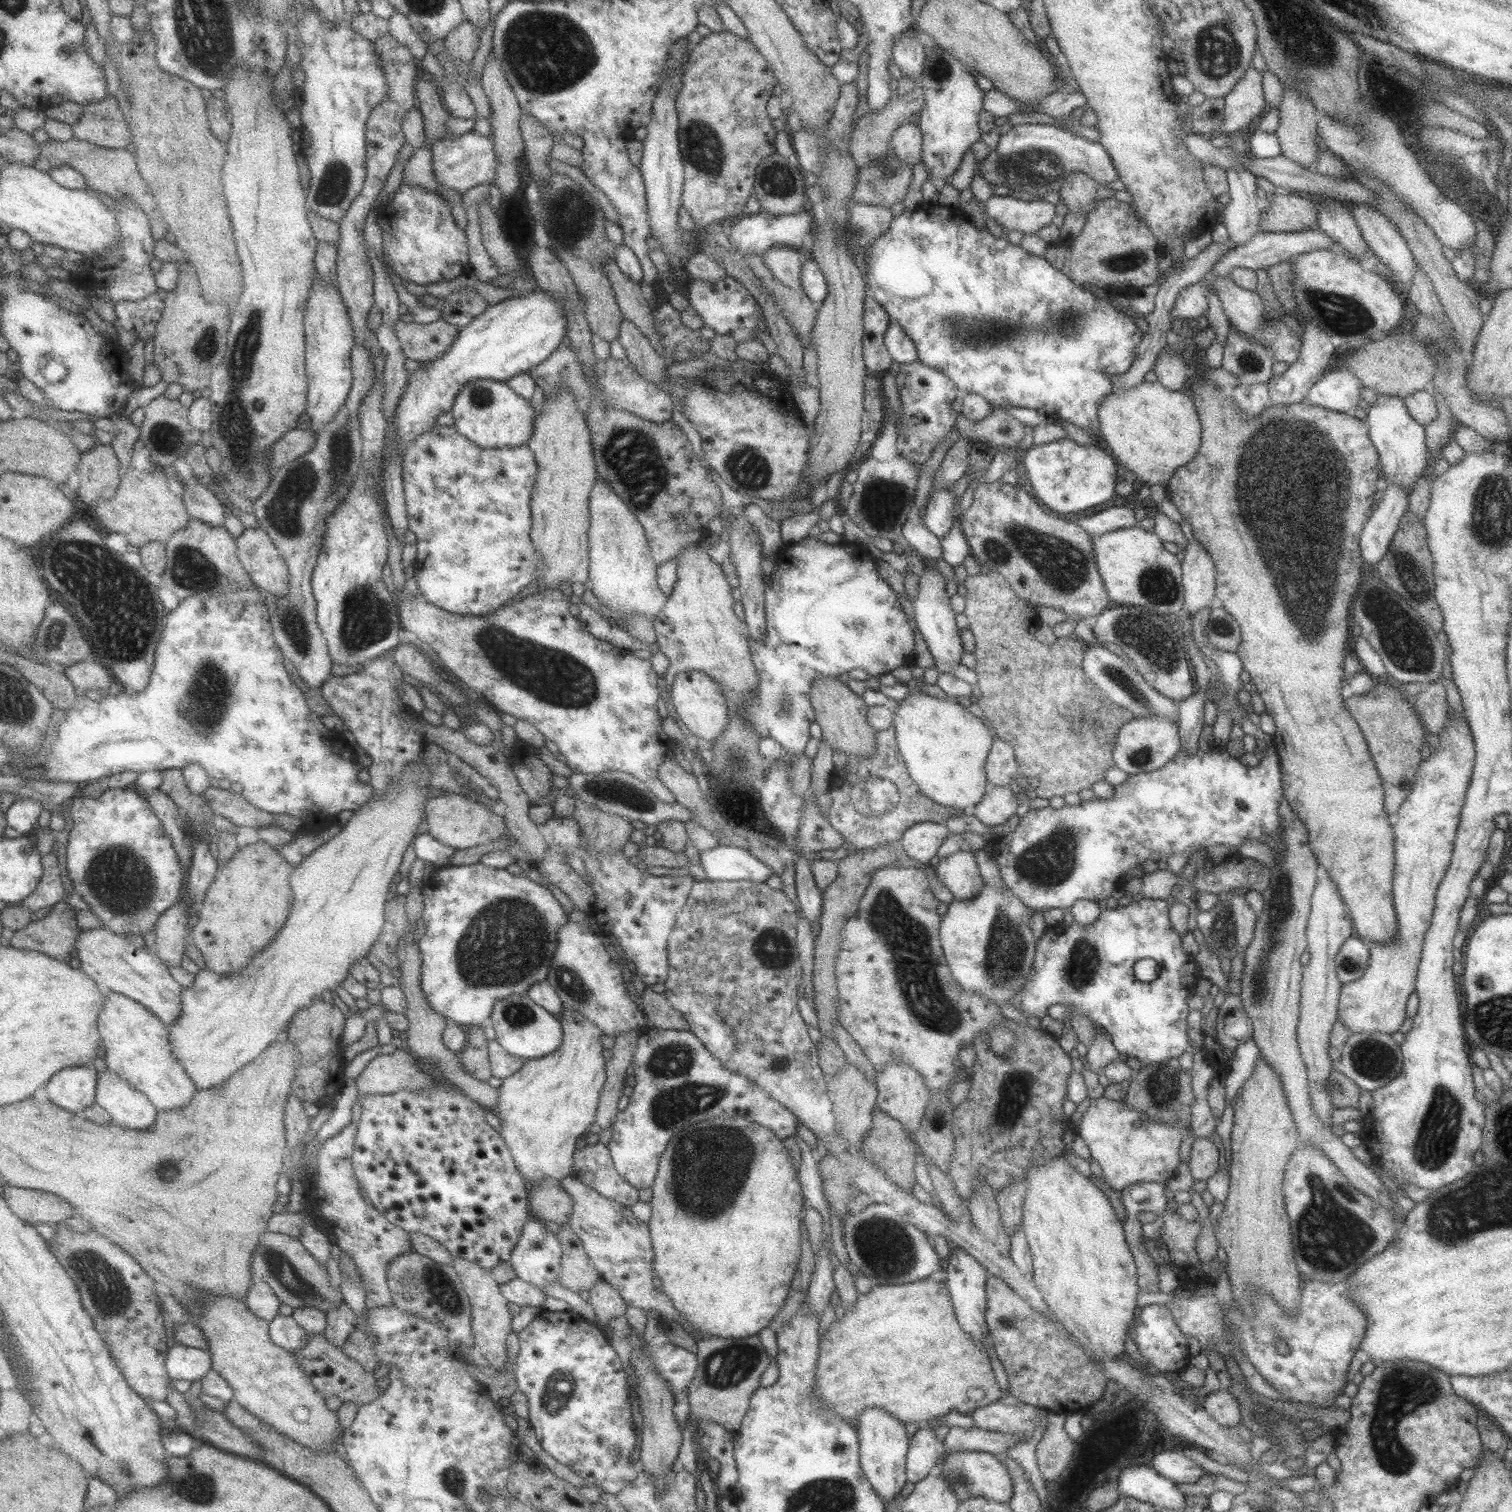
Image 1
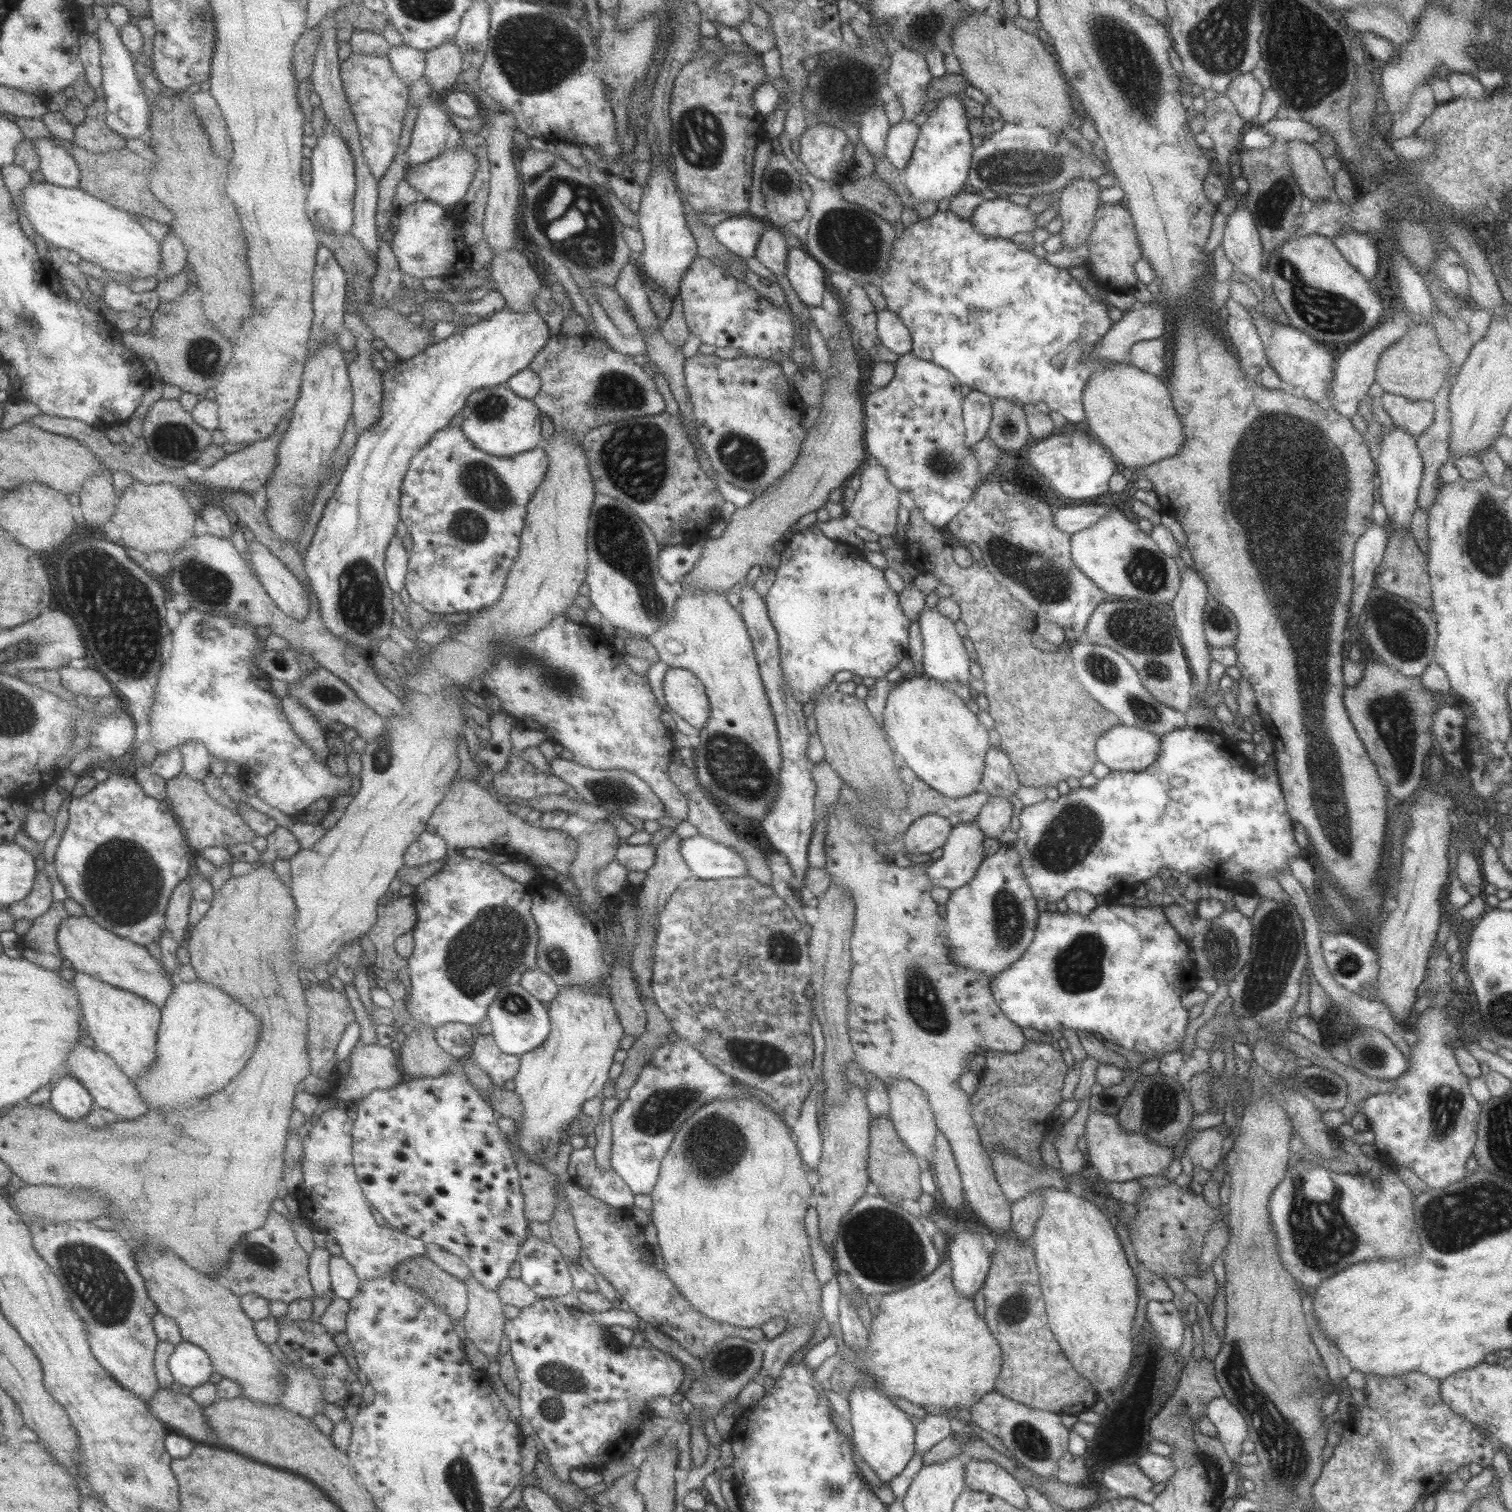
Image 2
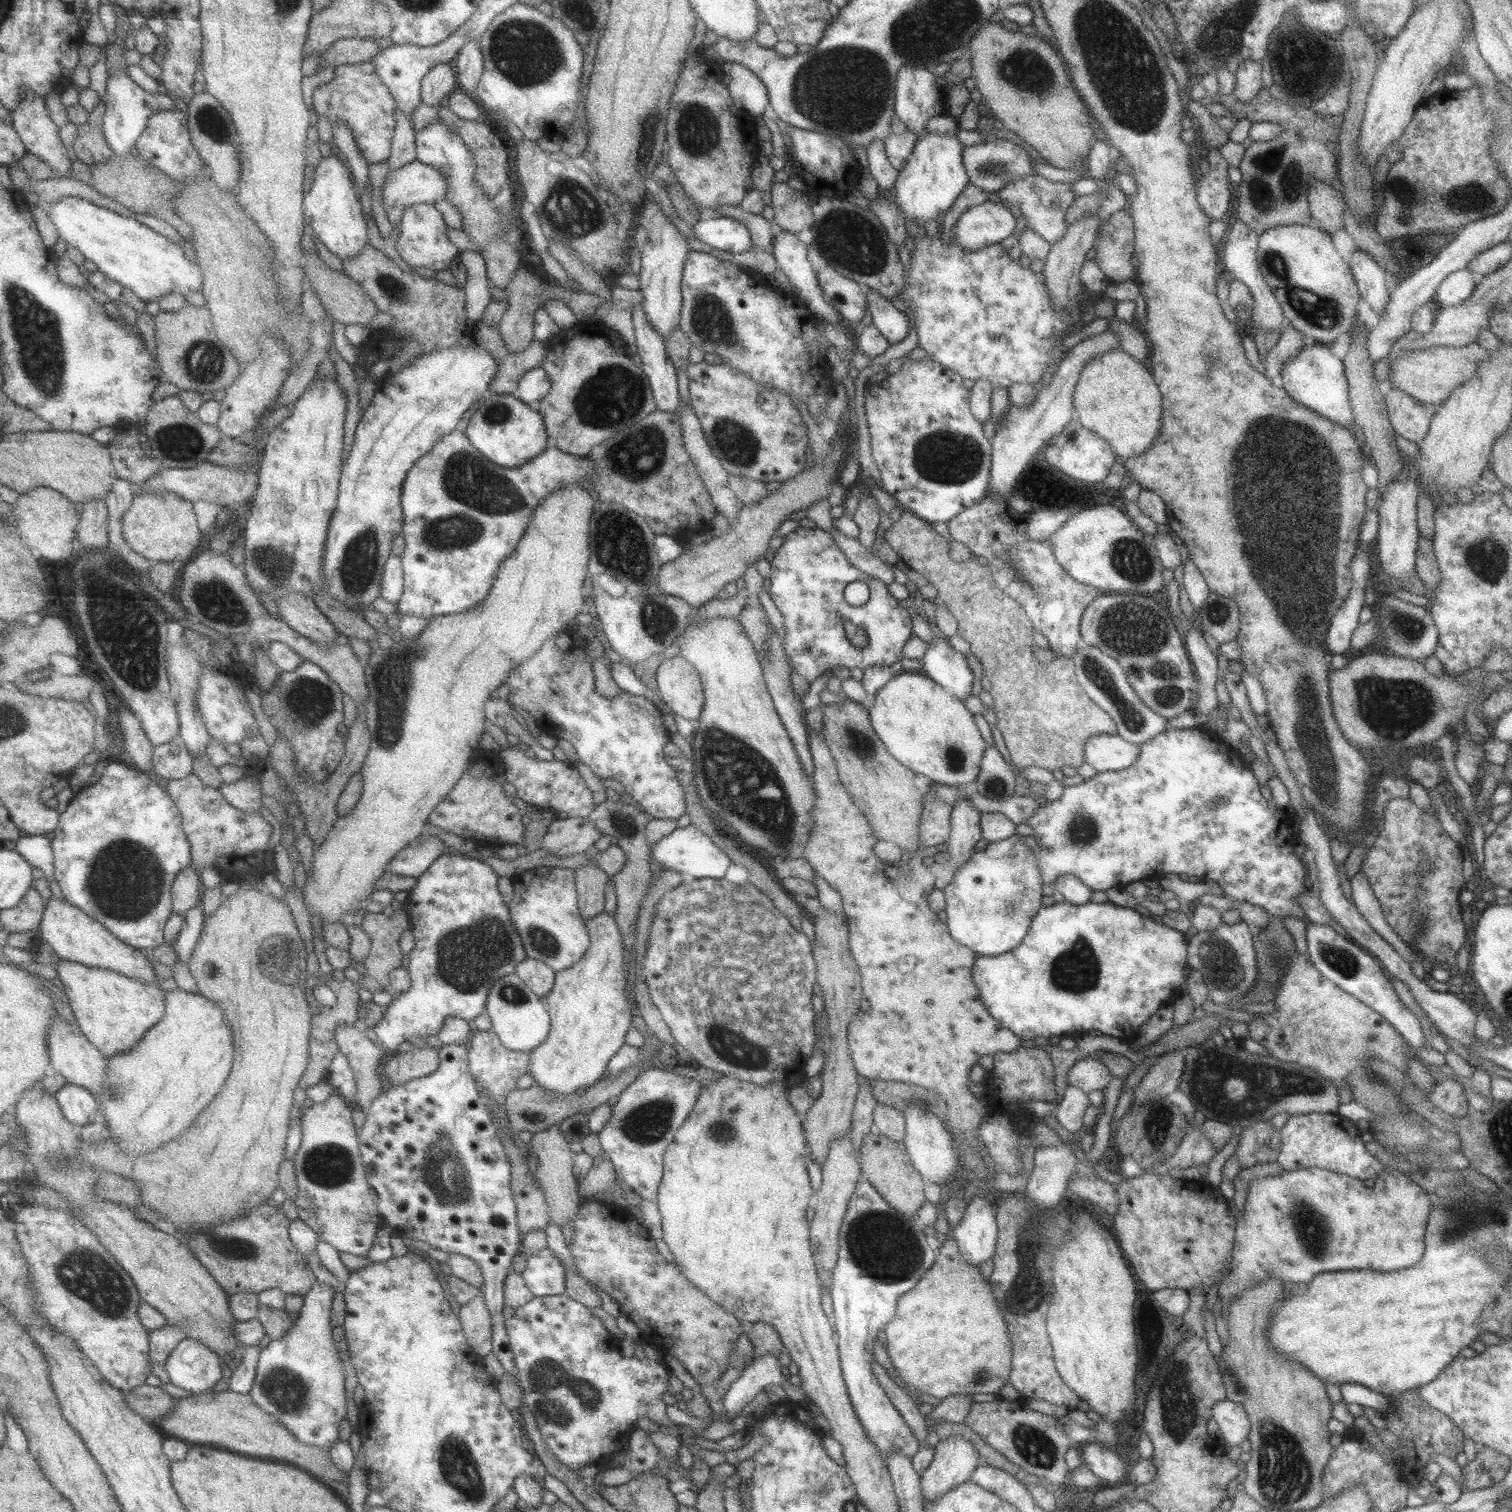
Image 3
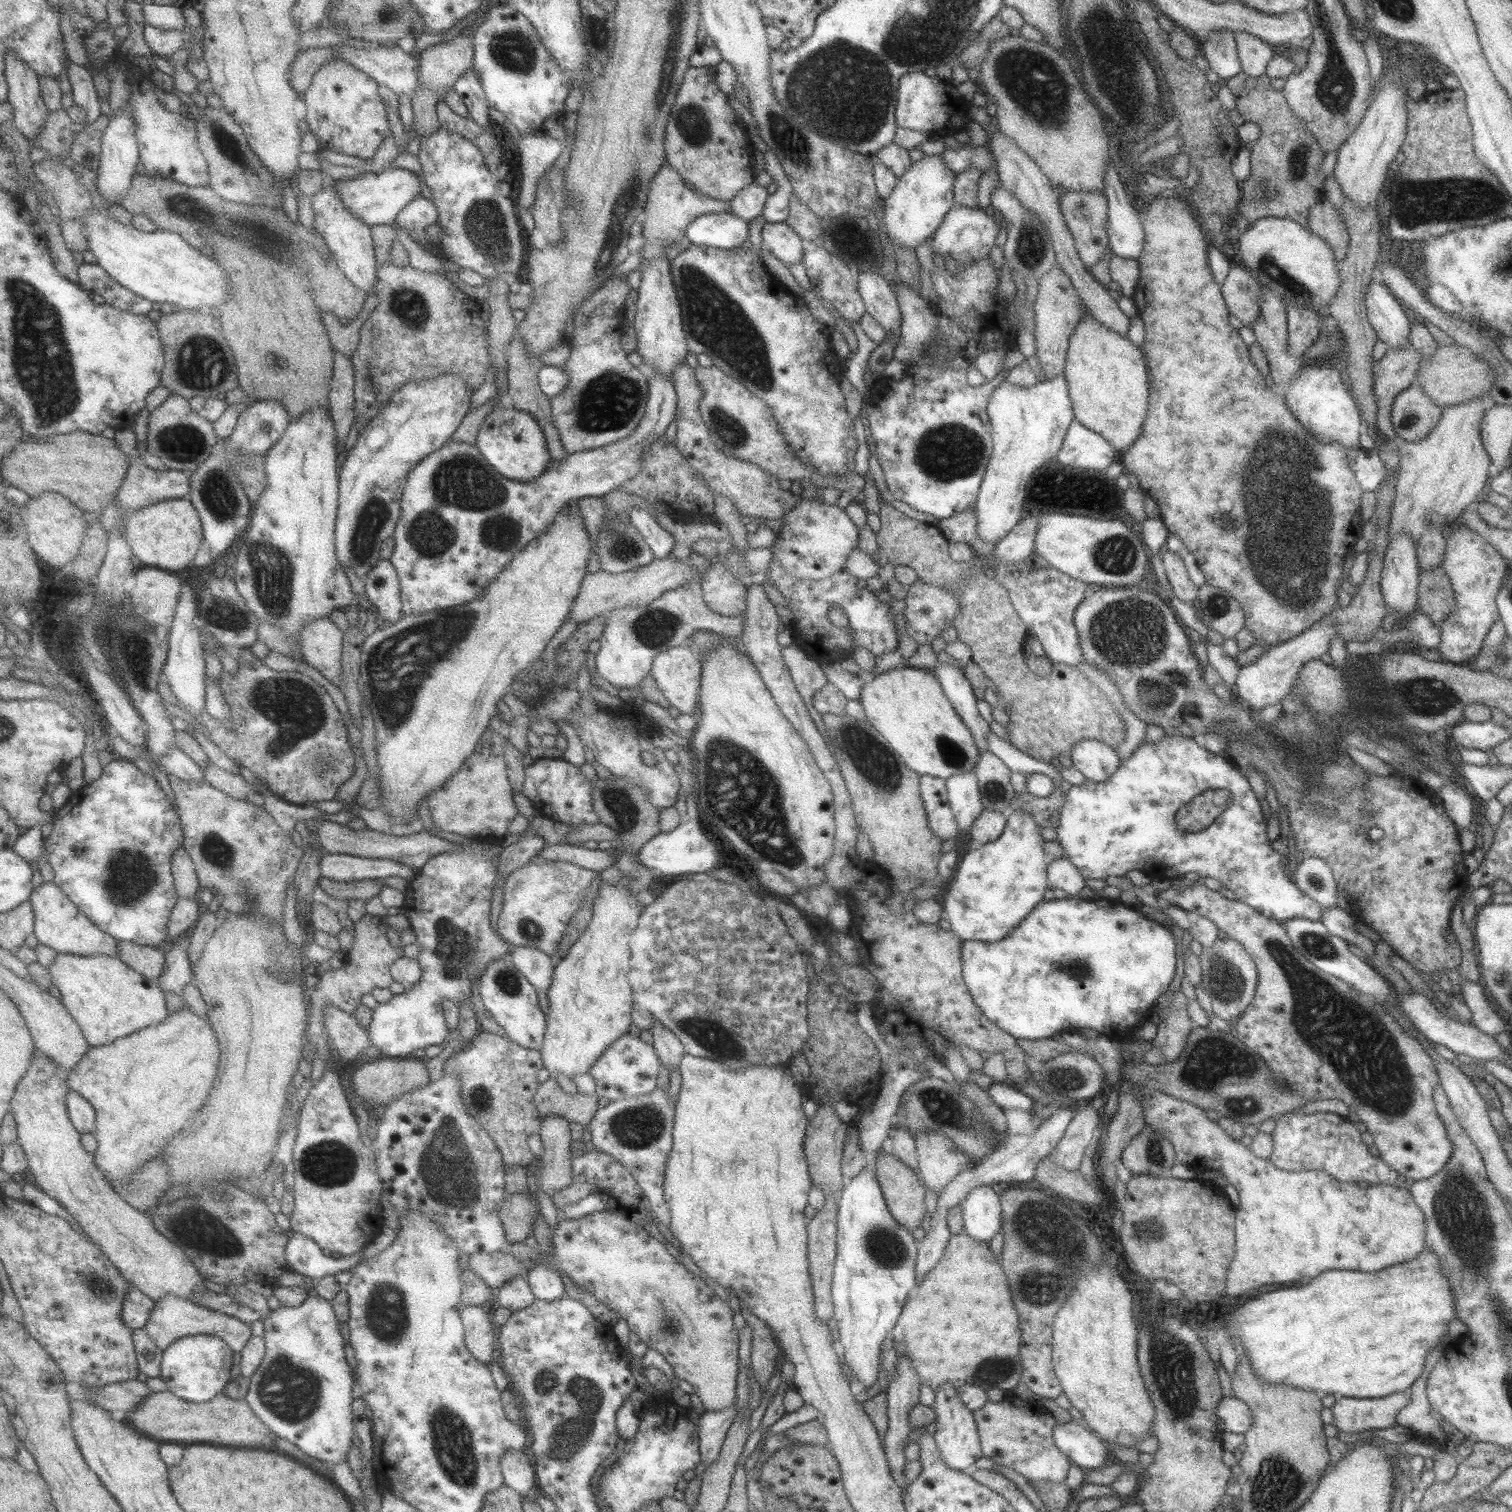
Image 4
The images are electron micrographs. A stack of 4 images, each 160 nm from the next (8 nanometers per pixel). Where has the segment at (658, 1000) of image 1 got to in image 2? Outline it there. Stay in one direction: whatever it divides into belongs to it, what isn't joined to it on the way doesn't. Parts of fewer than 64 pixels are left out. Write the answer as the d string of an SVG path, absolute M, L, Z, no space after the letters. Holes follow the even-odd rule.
M641 998L646 1014L645 1030L634 1040L634 1043L626 1050L626 1057L622 1062L621 1073L612 1081L615 1091L631 1088L631 1085L639 1076L640 1068L647 1064L655 1049L665 1041L673 1037L672 1028L662 1010L648 998Z

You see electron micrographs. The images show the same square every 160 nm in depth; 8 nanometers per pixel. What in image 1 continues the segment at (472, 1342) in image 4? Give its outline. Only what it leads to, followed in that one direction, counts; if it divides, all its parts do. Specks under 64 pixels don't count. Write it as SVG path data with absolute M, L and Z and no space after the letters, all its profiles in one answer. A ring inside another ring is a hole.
M453 1257L451 1266L458 1273L465 1286L471 1304L471 1327L474 1344L480 1355L488 1361L488 1366L498 1372L504 1367L506 1356L506 1338L510 1333L511 1314L507 1311L508 1300L500 1293L499 1285L492 1279L489 1271L476 1264Z

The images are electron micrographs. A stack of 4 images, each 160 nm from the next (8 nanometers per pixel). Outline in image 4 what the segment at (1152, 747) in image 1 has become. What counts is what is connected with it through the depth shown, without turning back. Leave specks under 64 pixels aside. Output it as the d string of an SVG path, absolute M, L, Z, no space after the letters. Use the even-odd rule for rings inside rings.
M1091 739L1078 740L1071 747L1068 757L1071 767L1077 769L1085 781L1095 783L1104 782L1112 776L1121 762L1115 748Z

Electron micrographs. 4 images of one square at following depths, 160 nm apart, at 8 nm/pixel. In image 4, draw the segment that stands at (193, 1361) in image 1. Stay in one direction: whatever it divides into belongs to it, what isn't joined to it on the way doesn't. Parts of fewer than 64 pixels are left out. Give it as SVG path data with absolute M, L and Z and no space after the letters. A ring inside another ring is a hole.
M194 1334L184 1336L170 1344L164 1350L160 1378L168 1390L195 1403L213 1400L224 1392L231 1379L233 1368L233 1352L231 1345L217 1335Z

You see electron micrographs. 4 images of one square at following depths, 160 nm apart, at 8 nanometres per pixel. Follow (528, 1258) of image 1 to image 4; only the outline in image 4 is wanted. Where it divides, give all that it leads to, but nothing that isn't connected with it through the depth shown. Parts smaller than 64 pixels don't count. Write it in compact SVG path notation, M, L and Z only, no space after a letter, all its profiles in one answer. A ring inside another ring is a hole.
M544 1264L531 1267L525 1279L536 1299L551 1301L564 1296L562 1277Z

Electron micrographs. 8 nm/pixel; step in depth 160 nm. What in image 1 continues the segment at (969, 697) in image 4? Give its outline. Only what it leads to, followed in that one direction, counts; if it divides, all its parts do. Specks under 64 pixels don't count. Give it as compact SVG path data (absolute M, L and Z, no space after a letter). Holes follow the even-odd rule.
M925 568L923 575L919 577L917 594L913 600L912 623L921 633L938 673L953 671L960 664L959 659L964 652L955 623L956 613L949 607L949 597L945 593L945 583L940 573Z

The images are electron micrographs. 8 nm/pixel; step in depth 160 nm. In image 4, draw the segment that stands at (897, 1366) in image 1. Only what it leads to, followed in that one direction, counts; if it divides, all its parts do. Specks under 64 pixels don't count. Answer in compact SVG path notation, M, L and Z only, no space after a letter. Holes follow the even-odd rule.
M964 1232L950 1236L941 1259L925 1274L916 1294L906 1299L890 1333L903 1347L908 1363L920 1378L919 1384L933 1391L941 1384L951 1384L953 1388L973 1384L987 1392L990 1389L1012 1390L1020 1382L1019 1318L1005 1278L1000 1260L991 1256L989 1244L977 1242Z

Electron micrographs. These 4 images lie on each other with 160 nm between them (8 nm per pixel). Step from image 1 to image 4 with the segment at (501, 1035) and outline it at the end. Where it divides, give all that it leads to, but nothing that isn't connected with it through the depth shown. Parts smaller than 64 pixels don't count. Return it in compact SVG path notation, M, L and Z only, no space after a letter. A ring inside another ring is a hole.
M510 957L491 962L478 984L484 1010L501 1026L505 1036L520 1047L539 1051L546 1029L546 1016L537 1005L536 988L512 965Z

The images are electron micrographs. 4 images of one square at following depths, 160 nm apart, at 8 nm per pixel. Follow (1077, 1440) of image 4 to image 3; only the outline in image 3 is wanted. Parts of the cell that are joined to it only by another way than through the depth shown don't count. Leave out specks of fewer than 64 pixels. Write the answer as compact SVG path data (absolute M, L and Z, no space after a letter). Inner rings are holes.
M1095 1441L1084 1442L1078 1446L1082 1462L1108 1486L1115 1486L1125 1482L1127 1472L1117 1453L1095 1444Z

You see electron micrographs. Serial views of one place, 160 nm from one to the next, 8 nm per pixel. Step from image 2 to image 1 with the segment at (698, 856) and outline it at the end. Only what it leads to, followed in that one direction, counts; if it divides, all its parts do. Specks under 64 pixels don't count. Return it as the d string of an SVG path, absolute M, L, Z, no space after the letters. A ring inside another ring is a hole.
M717 845L698 854L707 880L752 880L760 883L775 873L748 850L737 846Z

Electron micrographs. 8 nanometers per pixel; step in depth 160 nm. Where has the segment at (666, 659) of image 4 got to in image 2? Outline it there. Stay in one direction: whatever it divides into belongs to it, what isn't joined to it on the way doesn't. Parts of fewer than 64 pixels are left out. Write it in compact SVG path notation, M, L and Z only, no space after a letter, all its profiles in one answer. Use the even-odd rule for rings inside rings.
M668 668L661 689L667 707L685 722L701 730L709 715L709 700L701 681L683 668Z

